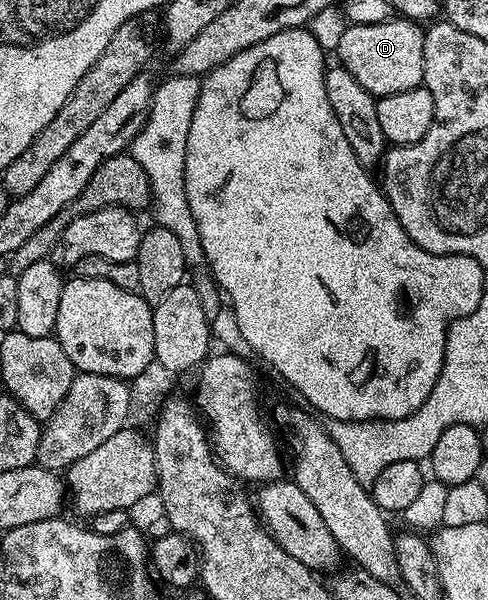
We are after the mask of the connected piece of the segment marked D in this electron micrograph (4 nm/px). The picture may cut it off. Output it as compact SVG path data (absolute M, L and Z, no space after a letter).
M394 19L370 25L349 25L339 39L335 57L359 79L374 97L395 95L395 91L418 88L427 77L425 29L413 19Z

